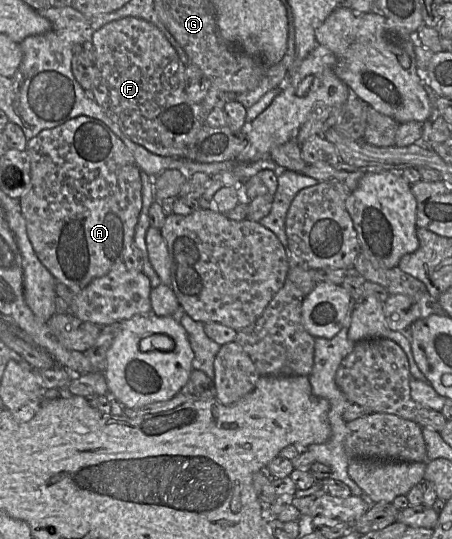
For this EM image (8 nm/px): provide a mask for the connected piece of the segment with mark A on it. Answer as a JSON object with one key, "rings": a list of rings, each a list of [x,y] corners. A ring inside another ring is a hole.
{"rings":[[[85,115],[70,119],[57,127],[42,130],[28,141],[26,150],[30,156],[31,179],[19,201],[26,221],[28,237],[37,257],[54,278],[66,285],[73,294],[78,293],[93,279],[106,275],[116,262],[123,261],[125,253],[134,241],[135,229],[142,209],[141,170],[131,151],[104,122]]]}

